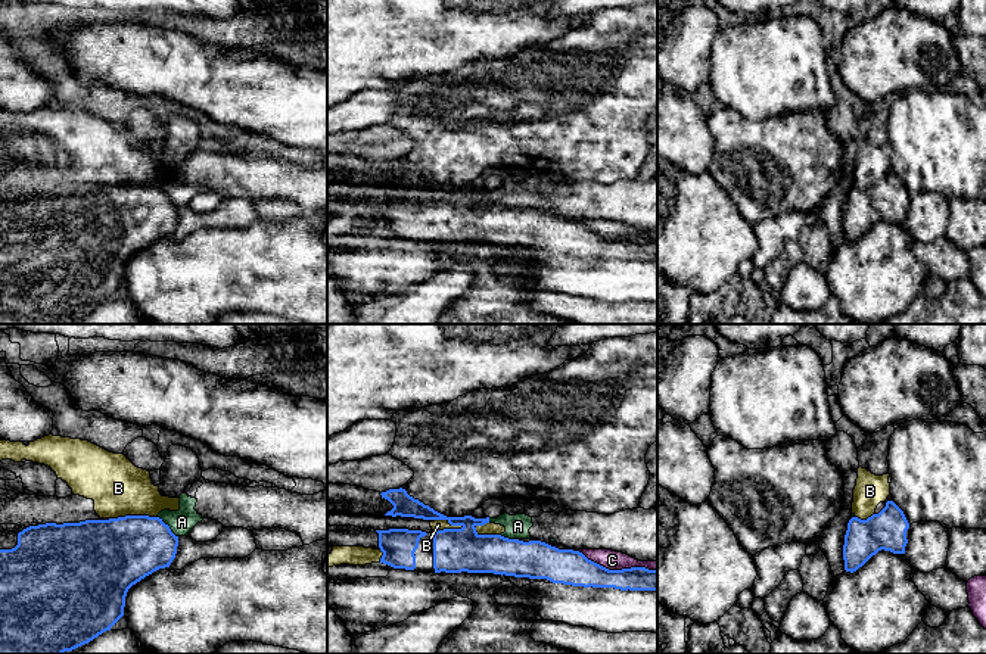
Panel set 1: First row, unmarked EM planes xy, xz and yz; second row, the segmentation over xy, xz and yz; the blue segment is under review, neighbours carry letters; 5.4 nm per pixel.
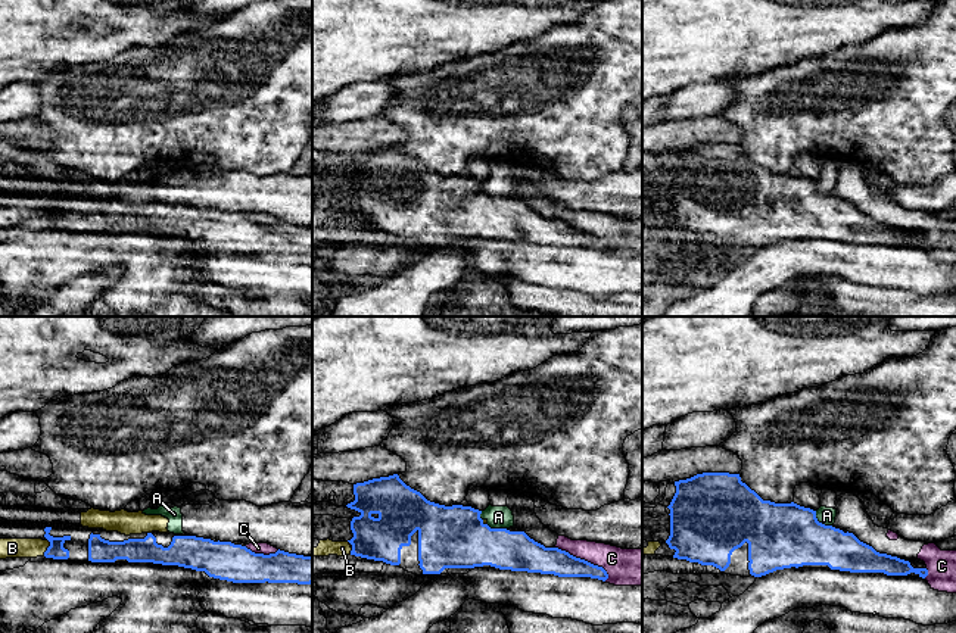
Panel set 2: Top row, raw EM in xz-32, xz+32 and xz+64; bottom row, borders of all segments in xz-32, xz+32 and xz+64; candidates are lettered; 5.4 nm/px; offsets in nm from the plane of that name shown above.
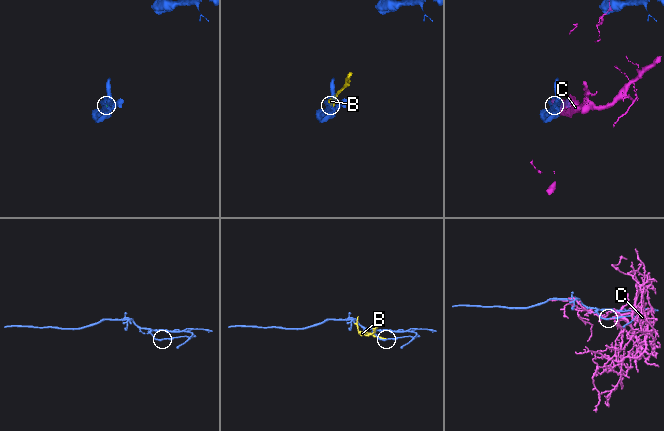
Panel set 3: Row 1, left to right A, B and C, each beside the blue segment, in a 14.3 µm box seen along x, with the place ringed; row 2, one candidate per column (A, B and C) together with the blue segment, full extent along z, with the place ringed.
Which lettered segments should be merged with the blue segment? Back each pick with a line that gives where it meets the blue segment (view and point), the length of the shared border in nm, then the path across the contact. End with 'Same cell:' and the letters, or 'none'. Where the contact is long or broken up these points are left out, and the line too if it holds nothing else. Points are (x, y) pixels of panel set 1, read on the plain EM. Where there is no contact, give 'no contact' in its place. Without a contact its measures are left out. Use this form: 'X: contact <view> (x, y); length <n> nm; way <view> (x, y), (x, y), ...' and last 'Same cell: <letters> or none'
Same cell: none

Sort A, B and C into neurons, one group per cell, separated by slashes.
A B / C

